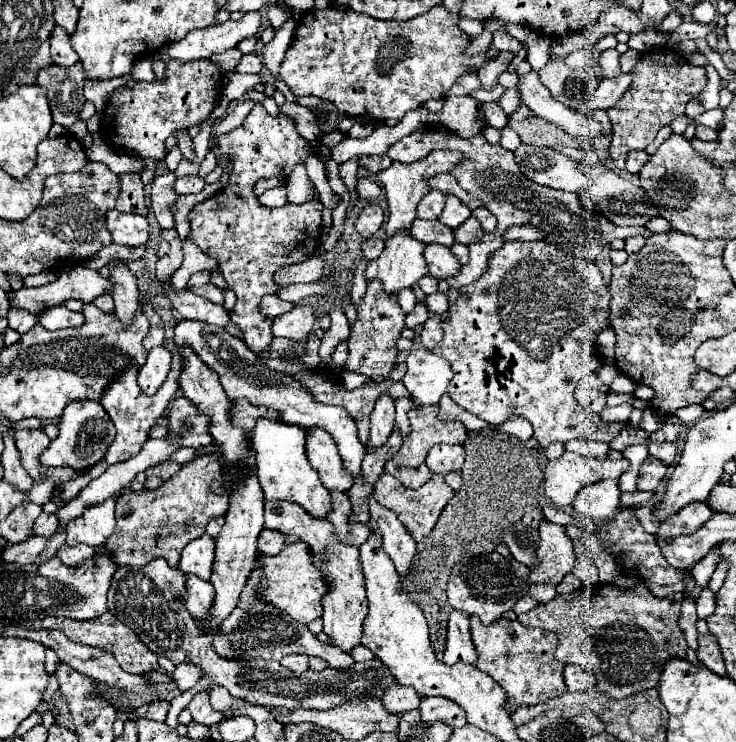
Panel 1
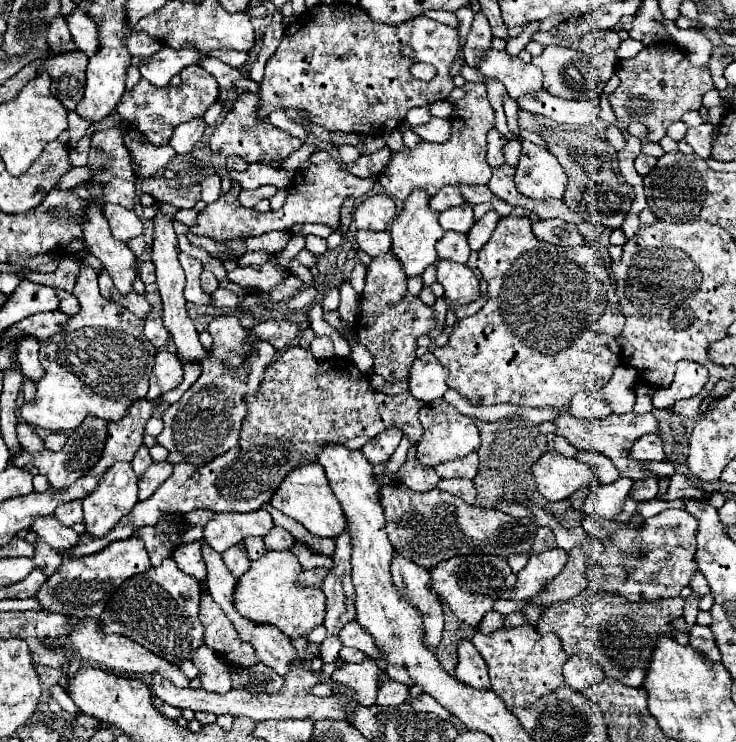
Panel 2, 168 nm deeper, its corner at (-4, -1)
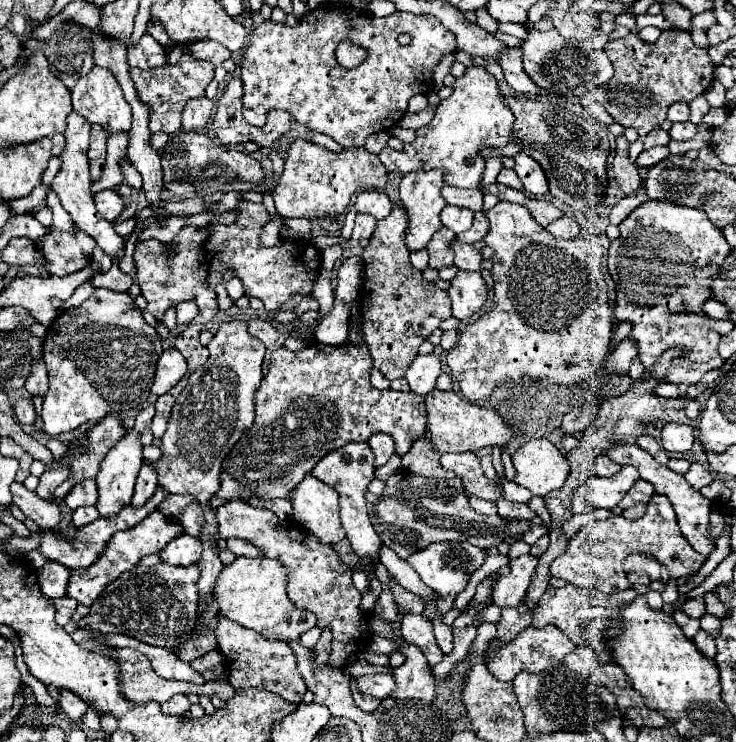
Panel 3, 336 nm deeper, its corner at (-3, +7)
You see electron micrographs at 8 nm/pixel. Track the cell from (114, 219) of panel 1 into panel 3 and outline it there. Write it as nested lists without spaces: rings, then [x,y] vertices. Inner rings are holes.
[[[103,190],[95,196],[95,206],[99,208],[99,214],[107,220],[107,222],[115,222],[115,218],[121,214],[121,210],[125,208],[123,198],[117,194],[117,190]]]

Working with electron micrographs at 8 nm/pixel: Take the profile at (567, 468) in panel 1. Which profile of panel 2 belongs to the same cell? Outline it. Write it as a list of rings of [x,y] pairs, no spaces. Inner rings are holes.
[[[546,452],[532,466],[532,472],[536,476],[540,494],[550,502],[566,500],[582,486],[594,482],[594,472],[588,468],[588,464],[556,452]]]

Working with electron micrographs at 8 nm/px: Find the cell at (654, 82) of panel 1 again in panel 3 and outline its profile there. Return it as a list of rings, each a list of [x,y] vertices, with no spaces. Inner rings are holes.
[[[677,28],[661,32],[659,42],[655,44],[643,42],[637,34],[627,34],[621,40],[609,42],[605,52],[615,74],[607,84],[591,90],[585,98],[603,104],[615,122],[639,132],[639,138],[629,145],[629,159],[635,163],[644,150],[643,138],[661,126],[671,102],[691,102],[695,96],[705,94],[709,82],[713,82],[713,64],[709,62],[707,50],[697,48],[691,42],[689,32]]]

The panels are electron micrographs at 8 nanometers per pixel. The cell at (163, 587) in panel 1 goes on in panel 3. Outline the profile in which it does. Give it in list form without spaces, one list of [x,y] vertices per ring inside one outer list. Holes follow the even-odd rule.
[[[159,562],[151,568],[135,566],[113,580],[93,602],[89,614],[81,618],[81,628],[103,634],[125,634],[151,646],[175,648],[189,638],[197,620],[197,580],[199,566],[171,566]]]

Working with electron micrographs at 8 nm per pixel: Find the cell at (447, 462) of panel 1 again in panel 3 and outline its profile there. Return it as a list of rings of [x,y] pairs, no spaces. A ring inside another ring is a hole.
[[[461,452],[461,454],[443,454],[441,466],[445,470],[455,472],[467,490],[469,496],[477,496],[489,502],[497,502],[501,498],[501,488],[497,482],[491,482],[479,464],[479,458],[473,452]]]

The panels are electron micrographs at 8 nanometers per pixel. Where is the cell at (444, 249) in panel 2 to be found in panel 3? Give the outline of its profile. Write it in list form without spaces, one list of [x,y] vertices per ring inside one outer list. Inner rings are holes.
[[[453,242],[451,248],[455,250],[455,266],[459,270],[467,270],[467,272],[479,272],[483,266],[483,254],[473,248],[473,246],[467,246],[467,244],[461,244],[461,242]]]

